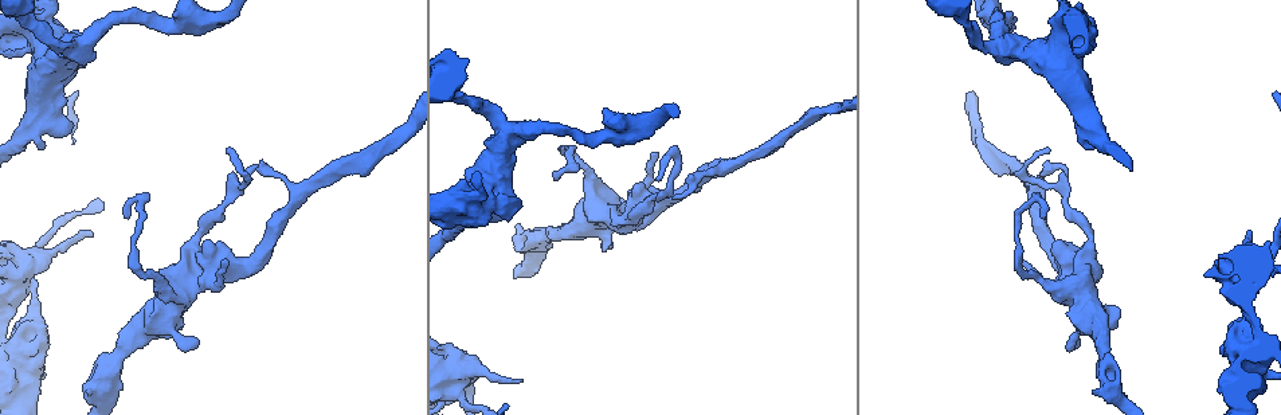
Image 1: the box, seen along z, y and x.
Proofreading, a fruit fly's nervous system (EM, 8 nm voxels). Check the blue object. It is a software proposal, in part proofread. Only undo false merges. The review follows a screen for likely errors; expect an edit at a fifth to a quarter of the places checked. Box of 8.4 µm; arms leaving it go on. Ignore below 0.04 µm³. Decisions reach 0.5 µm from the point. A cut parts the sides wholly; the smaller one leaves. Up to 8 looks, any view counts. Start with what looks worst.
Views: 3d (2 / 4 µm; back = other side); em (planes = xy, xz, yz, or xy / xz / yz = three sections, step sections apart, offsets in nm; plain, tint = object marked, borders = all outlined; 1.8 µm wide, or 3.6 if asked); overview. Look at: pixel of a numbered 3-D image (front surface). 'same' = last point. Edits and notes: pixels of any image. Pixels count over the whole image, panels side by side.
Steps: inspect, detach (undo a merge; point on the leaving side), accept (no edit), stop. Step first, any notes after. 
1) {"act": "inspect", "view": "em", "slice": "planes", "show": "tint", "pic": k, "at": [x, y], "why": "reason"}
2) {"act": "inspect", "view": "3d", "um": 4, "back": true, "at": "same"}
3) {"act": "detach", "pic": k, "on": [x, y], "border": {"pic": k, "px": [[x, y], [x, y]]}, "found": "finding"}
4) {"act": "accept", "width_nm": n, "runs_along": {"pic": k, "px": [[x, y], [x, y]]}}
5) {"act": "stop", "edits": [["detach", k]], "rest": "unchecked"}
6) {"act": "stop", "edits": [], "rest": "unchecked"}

{"act": "inspect", "view": "3d", "um": 4, "pic": 1, "at": [471, 205], "why": "thick turns thin"}

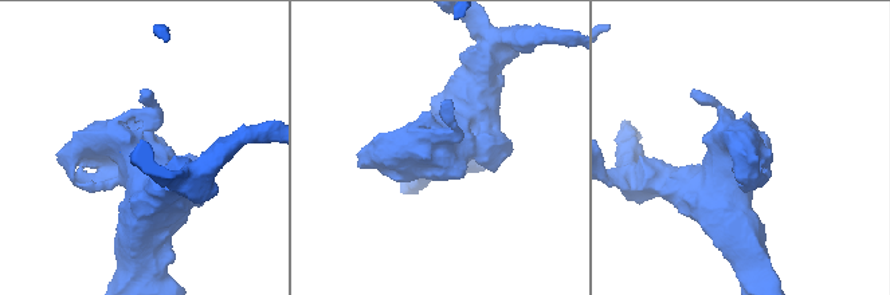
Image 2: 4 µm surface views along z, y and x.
{"act": "inspect", "view": "em", "um": 3.6, "slice": "planes", "show": "tint", "pic": 2, "at": [133, 146]}

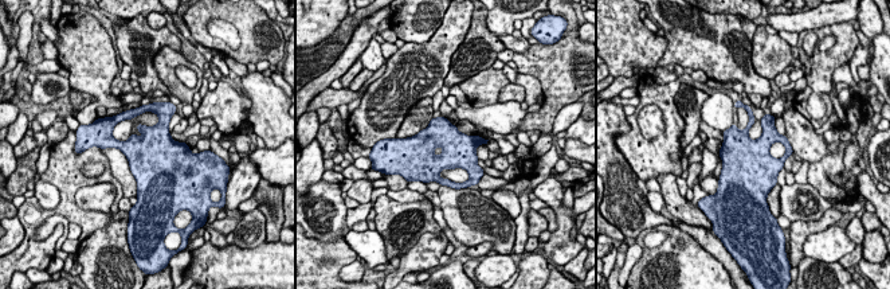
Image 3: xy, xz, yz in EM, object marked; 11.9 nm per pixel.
{"act": "accept", "width_nm": 480, "found": "continuous, no second neuron"}

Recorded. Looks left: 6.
{"act": "inspect", "view": "em", "slice": "planes", "show": "tint", "pic": 1, "at": [624, 137], "why": "a fork"}

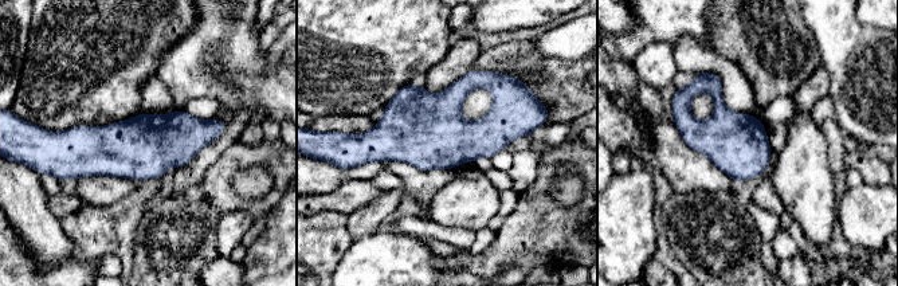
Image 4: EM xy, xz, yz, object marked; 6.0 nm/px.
{"act": "accept", "width_nm": 360, "found": "continuous, no second neuron"}

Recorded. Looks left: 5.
{"act": "inspect", "view": "em", "slice": "planes", "show": "tint", "pic": 1, "at": [1088, 233]}

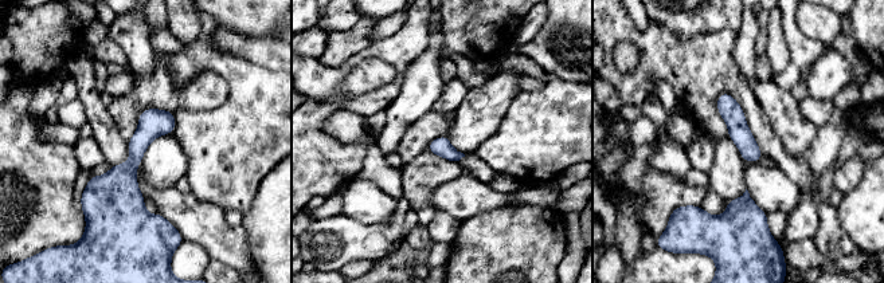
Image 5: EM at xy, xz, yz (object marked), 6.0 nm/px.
{"act": "accept", "runs_along": {"pic": 5, "px": [[724, 95], [738, 132], [755, 158]]}, "found": "continuous, no second neuron"}

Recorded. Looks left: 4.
{"act": "stop", "edits": [], "rest": "unchecked"}

